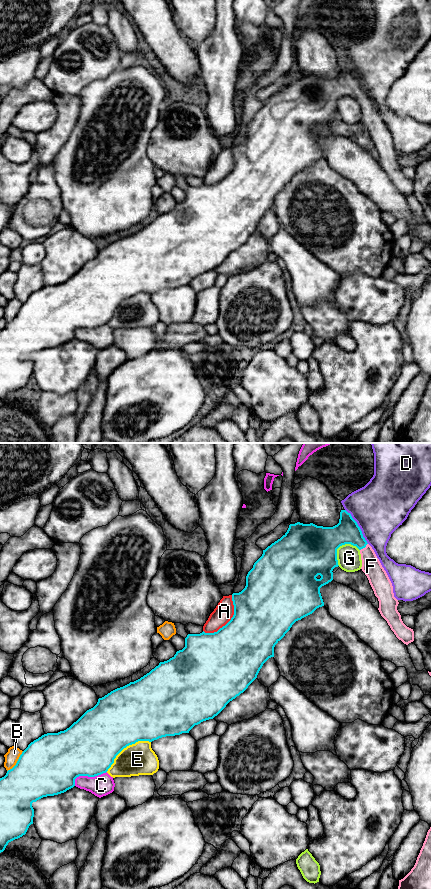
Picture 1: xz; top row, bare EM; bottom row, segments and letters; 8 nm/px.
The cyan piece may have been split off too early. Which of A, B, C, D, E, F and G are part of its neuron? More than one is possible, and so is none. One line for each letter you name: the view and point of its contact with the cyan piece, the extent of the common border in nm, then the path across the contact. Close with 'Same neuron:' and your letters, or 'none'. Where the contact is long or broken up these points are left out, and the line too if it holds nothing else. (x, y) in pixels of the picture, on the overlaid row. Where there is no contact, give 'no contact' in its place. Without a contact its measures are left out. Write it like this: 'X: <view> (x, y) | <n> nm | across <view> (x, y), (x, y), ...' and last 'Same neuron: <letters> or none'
F: xz (364, 547) | 90 nm | across xz (347, 531), (364, 547), (371, 566)
Same neuron: F

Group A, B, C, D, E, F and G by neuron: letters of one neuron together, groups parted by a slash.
A / B / C / D / E / F / G

